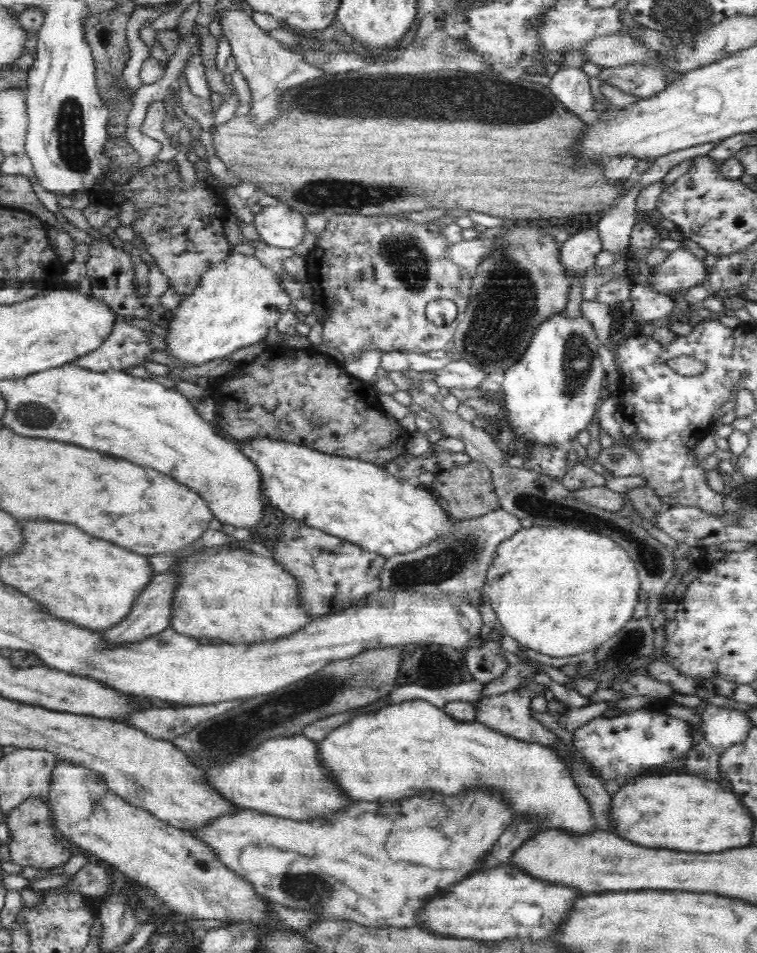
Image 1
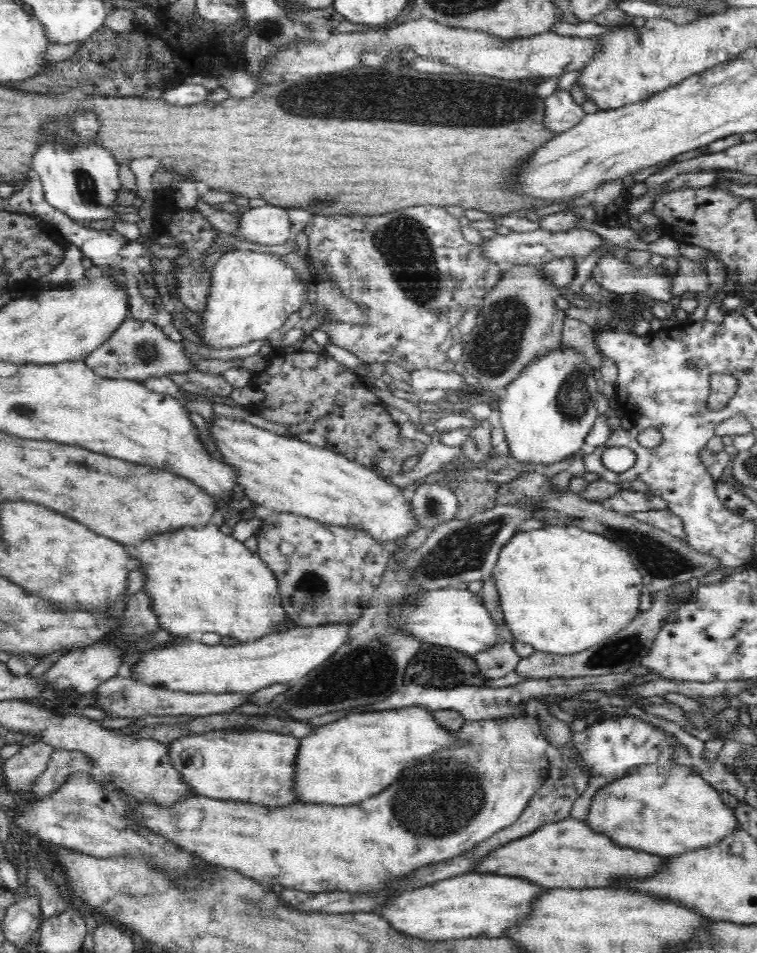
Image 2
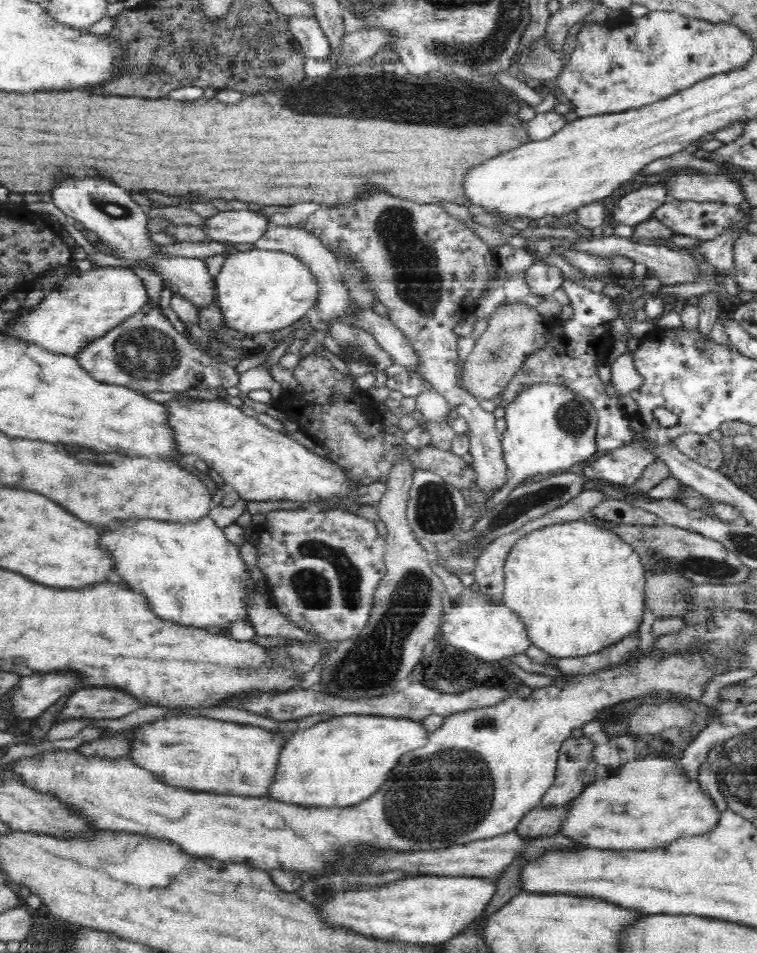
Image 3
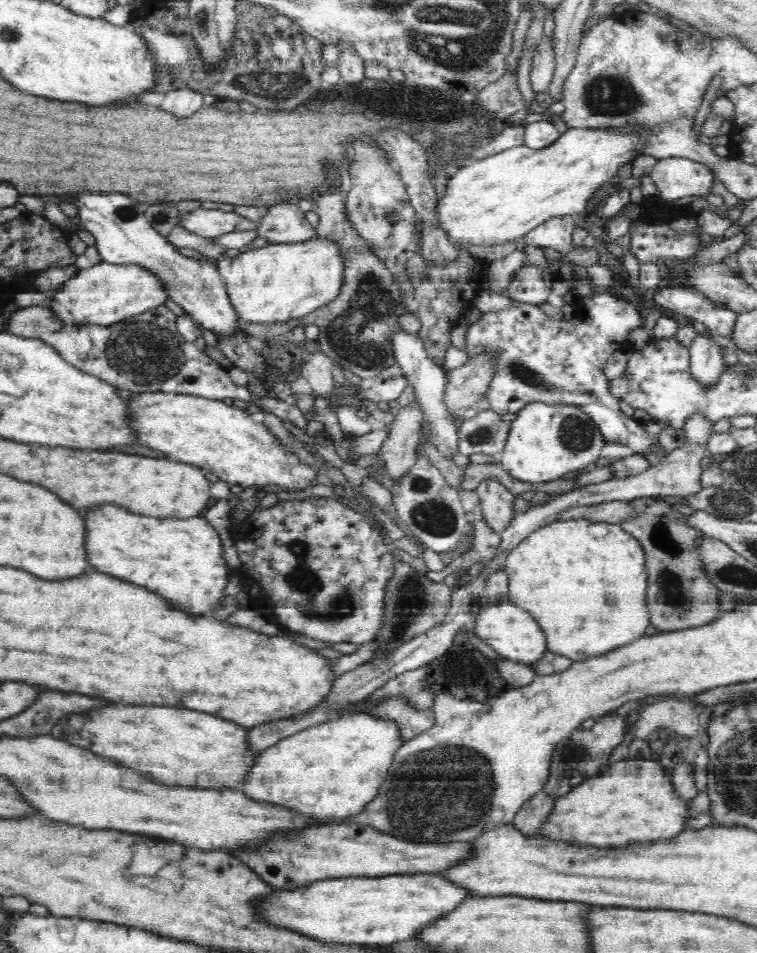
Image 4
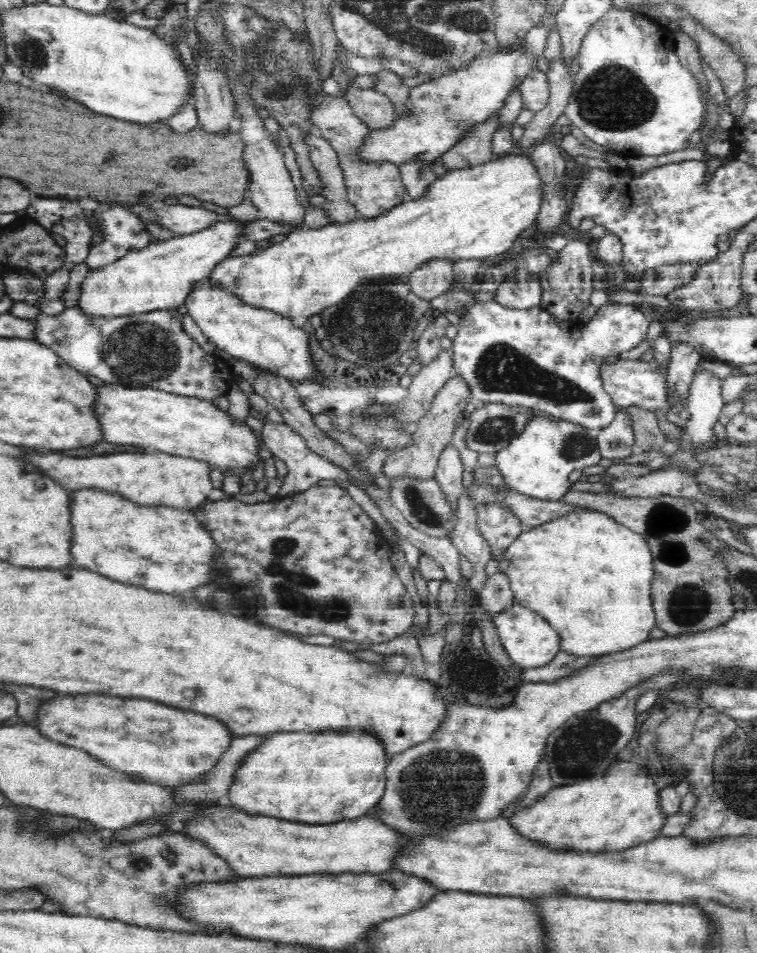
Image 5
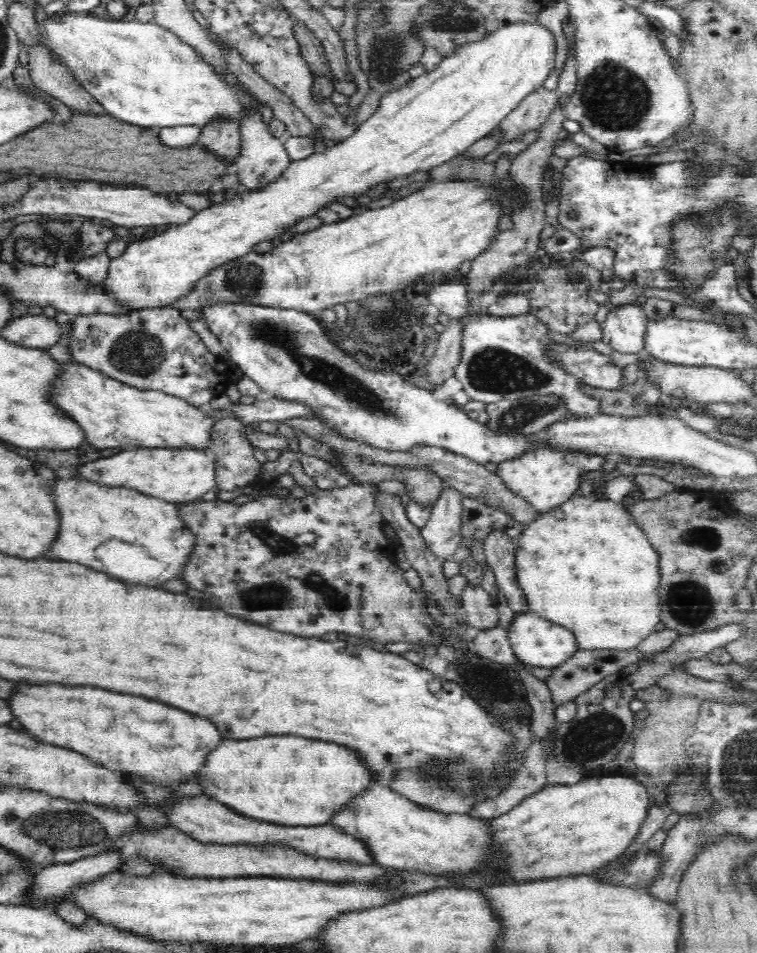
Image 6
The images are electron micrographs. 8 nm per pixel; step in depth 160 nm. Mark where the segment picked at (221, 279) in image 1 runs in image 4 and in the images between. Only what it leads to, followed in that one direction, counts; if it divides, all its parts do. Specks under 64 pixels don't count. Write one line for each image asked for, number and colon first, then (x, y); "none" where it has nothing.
2: (252, 294)
3: (258, 290)
4: (278, 282)

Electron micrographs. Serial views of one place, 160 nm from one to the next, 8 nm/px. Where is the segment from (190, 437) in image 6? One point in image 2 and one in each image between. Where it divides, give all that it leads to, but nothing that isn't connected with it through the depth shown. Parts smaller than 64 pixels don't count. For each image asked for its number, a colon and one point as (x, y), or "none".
2: (284, 474)
3: (260, 464)
4: (223, 439)
5: (156, 420)

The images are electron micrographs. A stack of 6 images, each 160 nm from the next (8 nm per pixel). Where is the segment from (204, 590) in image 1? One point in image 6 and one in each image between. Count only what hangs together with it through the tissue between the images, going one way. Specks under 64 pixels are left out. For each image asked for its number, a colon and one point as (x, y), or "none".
2: (199, 581)
3: (191, 574)
4: (181, 559)
5: (162, 548)
6: (112, 530)

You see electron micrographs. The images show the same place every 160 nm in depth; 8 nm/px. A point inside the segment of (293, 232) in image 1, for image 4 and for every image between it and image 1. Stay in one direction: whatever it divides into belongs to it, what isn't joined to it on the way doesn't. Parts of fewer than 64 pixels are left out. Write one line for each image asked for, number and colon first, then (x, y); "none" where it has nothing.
2: (268, 225)
3: (237, 226)
4: (208, 223)

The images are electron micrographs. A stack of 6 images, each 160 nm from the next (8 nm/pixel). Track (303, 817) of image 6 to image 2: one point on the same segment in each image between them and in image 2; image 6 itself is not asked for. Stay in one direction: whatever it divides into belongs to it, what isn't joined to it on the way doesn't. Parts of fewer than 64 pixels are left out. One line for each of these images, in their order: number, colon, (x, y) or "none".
2: (346, 761)
3: (341, 761)
4: (331, 771)
5: (302, 776)

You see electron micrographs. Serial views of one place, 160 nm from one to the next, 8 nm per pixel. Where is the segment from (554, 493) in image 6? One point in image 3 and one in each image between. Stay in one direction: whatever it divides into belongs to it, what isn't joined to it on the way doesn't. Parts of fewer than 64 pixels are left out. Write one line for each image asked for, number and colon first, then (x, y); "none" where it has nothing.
3: (550, 428)
4: (547, 440)
5: (542, 461)

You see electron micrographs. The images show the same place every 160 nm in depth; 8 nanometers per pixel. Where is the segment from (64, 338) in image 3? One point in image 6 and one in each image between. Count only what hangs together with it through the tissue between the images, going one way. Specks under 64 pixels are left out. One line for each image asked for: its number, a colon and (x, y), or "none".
4: (105, 293)
5: (161, 276)
6: (432, 118)

